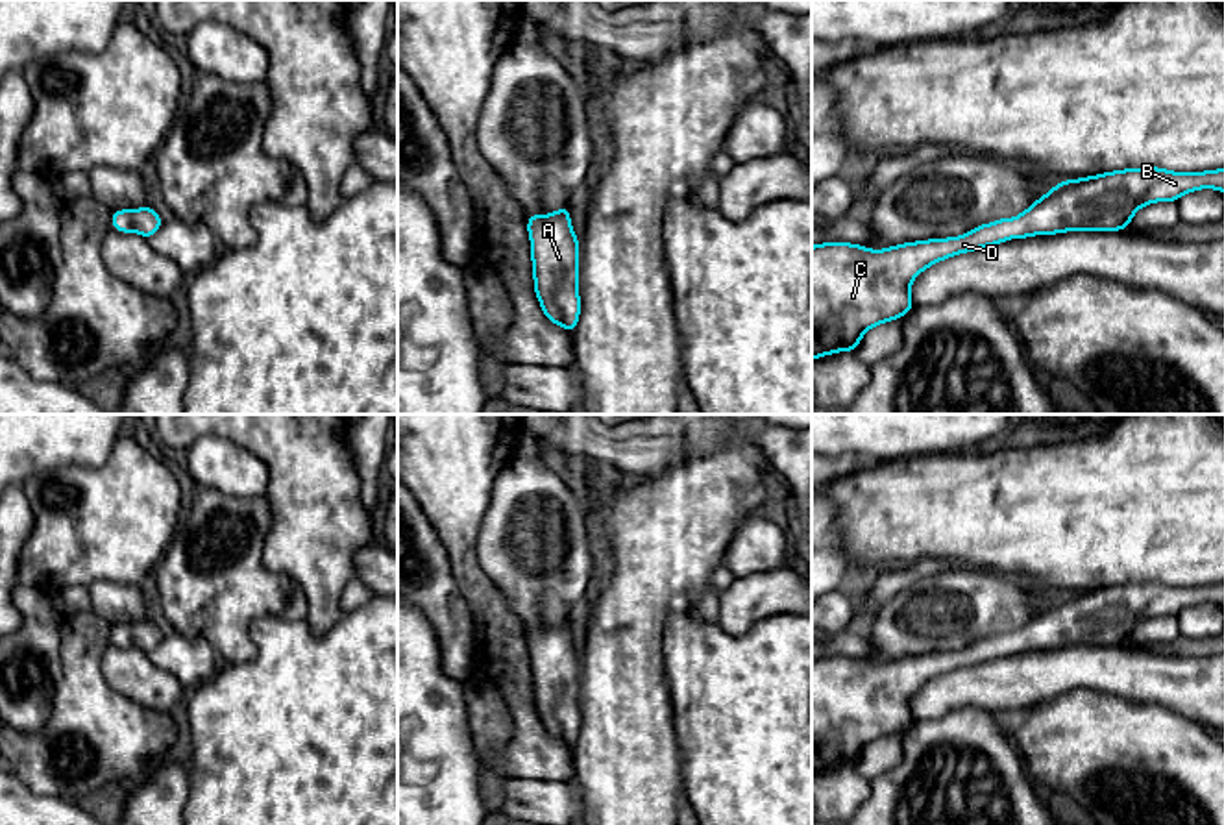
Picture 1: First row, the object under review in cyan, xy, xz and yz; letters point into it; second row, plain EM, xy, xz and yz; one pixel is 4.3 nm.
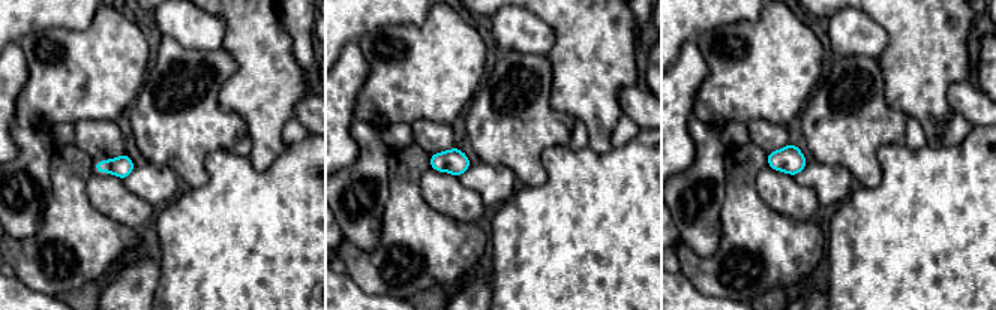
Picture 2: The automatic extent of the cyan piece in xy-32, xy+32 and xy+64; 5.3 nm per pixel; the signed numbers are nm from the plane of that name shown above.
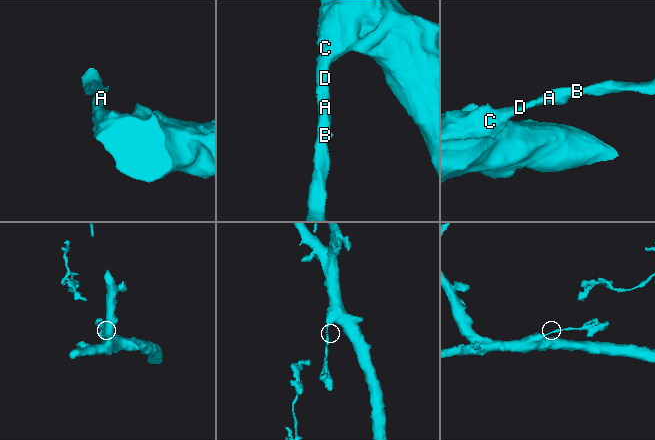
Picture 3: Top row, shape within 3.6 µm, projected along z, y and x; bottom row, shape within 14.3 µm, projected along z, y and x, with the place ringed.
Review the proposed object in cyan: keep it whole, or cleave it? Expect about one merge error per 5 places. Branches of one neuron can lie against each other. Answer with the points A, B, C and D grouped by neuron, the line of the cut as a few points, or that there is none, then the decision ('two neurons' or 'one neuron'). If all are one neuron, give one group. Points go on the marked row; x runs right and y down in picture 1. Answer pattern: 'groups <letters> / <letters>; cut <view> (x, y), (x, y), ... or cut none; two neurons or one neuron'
groups A B C D; cut none; one neuron

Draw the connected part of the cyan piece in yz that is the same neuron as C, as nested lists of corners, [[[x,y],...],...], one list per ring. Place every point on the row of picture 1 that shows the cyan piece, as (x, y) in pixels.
[[[1124,168],[1059,181],[1013,220],[982,224],[960,237],[902,242],[886,250],[869,250],[843,240],[815,244],[812,246],[812,361],[838,351],[854,351],[871,327],[908,314],[913,309],[910,294],[913,279],[943,259],[1008,242],[1013,237],[1126,229],[1137,209],[1156,202],[1178,202],[1183,194],[1200,189],[1224,194],[1224,168],[1206,172]]]

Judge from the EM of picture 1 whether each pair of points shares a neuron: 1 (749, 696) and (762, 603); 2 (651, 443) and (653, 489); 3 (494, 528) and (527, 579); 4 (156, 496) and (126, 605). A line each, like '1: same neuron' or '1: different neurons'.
1: different neurons
2: different neurons
3: same neuron
4: different neurons

